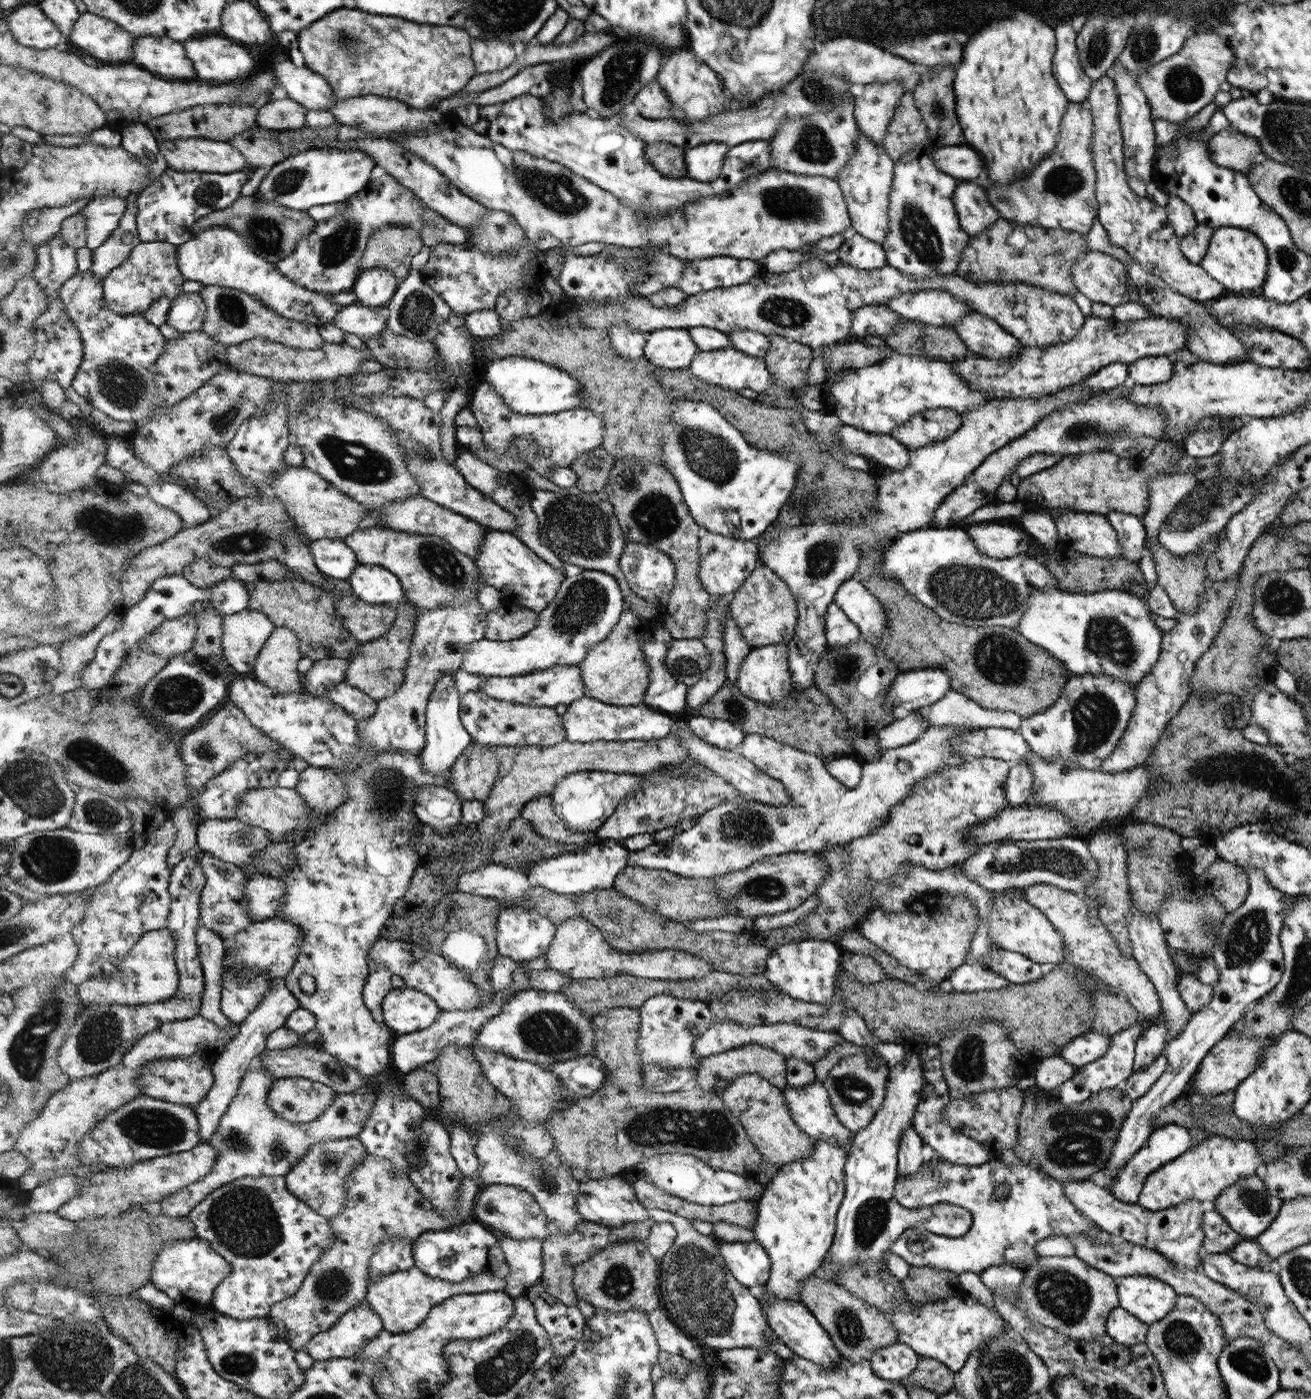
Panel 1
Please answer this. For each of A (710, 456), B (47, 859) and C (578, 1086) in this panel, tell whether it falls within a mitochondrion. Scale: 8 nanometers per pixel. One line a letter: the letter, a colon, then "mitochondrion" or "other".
A: mitochondrion
B: mitochondrion
C: other

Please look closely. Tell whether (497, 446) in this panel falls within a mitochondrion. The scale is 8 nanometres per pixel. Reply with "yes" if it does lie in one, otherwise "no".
no

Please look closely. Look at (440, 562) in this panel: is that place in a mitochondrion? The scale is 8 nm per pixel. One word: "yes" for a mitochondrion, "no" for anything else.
yes

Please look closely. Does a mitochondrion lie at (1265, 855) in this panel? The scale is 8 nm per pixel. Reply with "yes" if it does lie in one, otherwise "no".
no

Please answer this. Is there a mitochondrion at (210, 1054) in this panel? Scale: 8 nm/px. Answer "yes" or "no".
no

